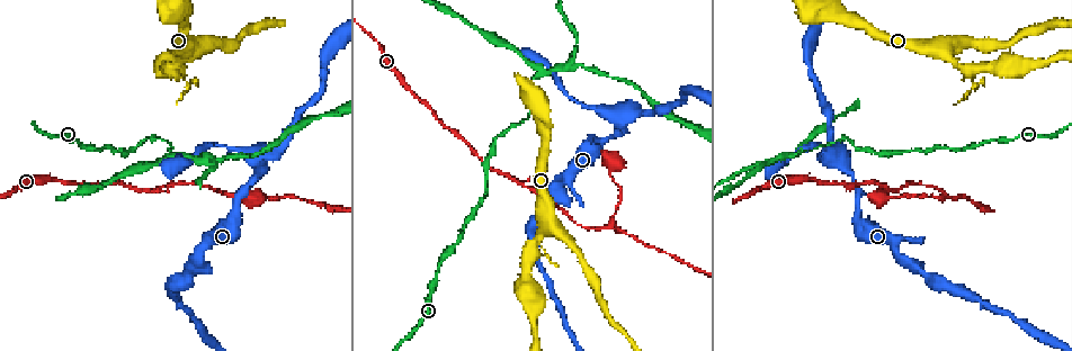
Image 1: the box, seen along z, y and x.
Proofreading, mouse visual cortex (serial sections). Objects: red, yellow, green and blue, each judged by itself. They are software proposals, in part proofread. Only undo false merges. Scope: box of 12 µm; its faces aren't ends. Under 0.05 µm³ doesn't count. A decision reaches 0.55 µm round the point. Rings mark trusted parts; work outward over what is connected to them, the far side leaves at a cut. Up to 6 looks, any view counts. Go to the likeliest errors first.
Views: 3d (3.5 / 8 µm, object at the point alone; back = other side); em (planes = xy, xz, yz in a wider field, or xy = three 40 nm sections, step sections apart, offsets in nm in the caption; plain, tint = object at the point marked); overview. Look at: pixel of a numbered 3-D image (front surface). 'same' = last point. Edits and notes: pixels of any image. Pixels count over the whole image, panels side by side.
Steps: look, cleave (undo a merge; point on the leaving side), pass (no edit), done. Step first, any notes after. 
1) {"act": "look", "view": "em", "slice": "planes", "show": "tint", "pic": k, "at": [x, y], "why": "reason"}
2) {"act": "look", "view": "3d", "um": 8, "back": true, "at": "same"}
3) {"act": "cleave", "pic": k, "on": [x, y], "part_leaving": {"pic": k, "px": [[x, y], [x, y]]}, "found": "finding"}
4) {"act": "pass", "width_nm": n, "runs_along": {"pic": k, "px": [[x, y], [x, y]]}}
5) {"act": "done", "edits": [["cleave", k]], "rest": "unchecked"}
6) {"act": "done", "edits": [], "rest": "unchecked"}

{"act": "look", "view": "3d", "um": 8, "pic": 1, "at": [623, 113], "why": "sudden change in width"}

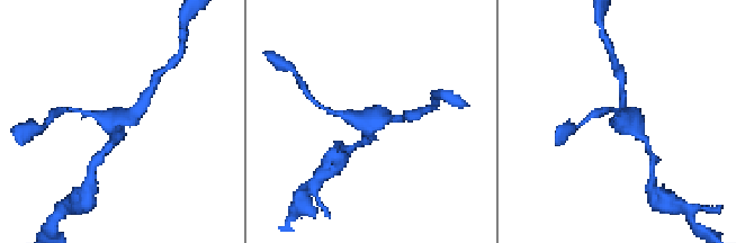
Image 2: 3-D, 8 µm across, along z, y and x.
{"act": "look", "view": "3d", "um": 3.5, "pic": 2, "at": [375, 117]}

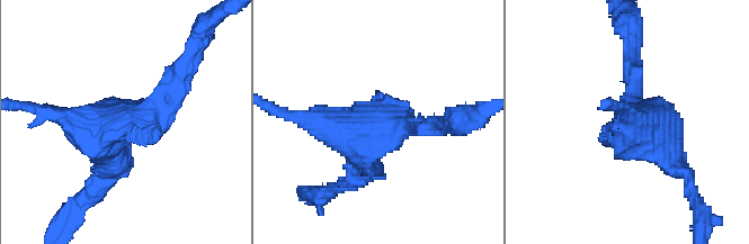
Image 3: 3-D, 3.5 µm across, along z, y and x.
{"act": "pass", "found": "continuous, no second cell"}

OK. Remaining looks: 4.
{"act": "look", "view": "3d", "um": 8, "pic": 1, "at": [943, 197]}

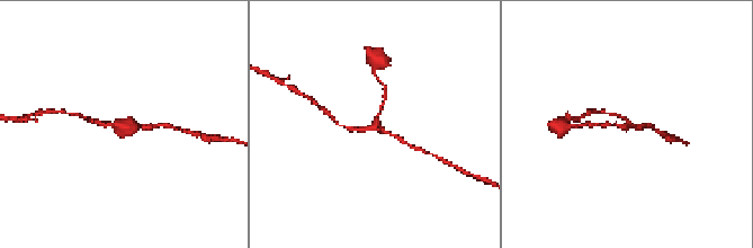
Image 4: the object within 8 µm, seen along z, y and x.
{"act": "look", "view": "em", "slice": "planes", "show": "tint", "pic": 4, "at": [624, 124], "arms": 3, "arm_widths_nm": [150, 150, 150]}

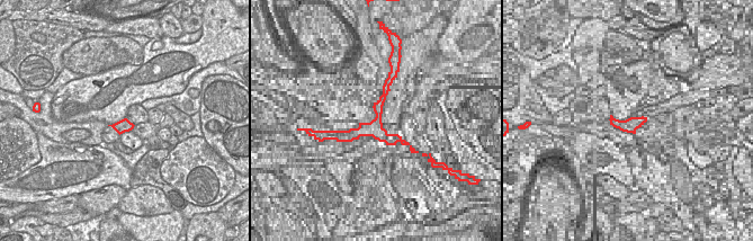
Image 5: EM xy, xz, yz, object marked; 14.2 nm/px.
{"act": "pass", "runs_along": {"pic": 4, "px": [[344, 126], [375, 126], [385, 96]]}, "found": "all the same cell"}

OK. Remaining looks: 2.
{"act": "look", "view": "3d", "um": 3.5, "pic": 1, "at": [182, 59], "why": "abrupt turn"}

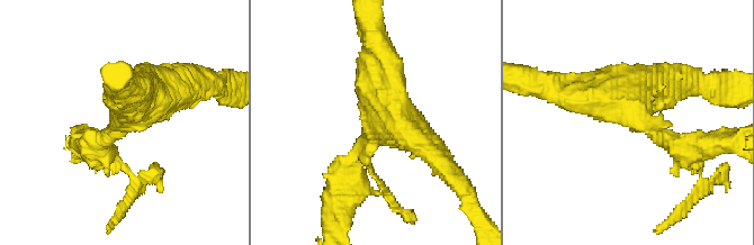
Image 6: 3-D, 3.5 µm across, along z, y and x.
{"act": "pass", "arm_widths_nm": [200, 300, 350], "runs_along": {"pic": 6, "px": [[559, 84], [628, 94], [669, 139]]}, "found": "continuous, no second cell"}

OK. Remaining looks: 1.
{"act": "done", "edits": [], "rest": "unchecked"}

